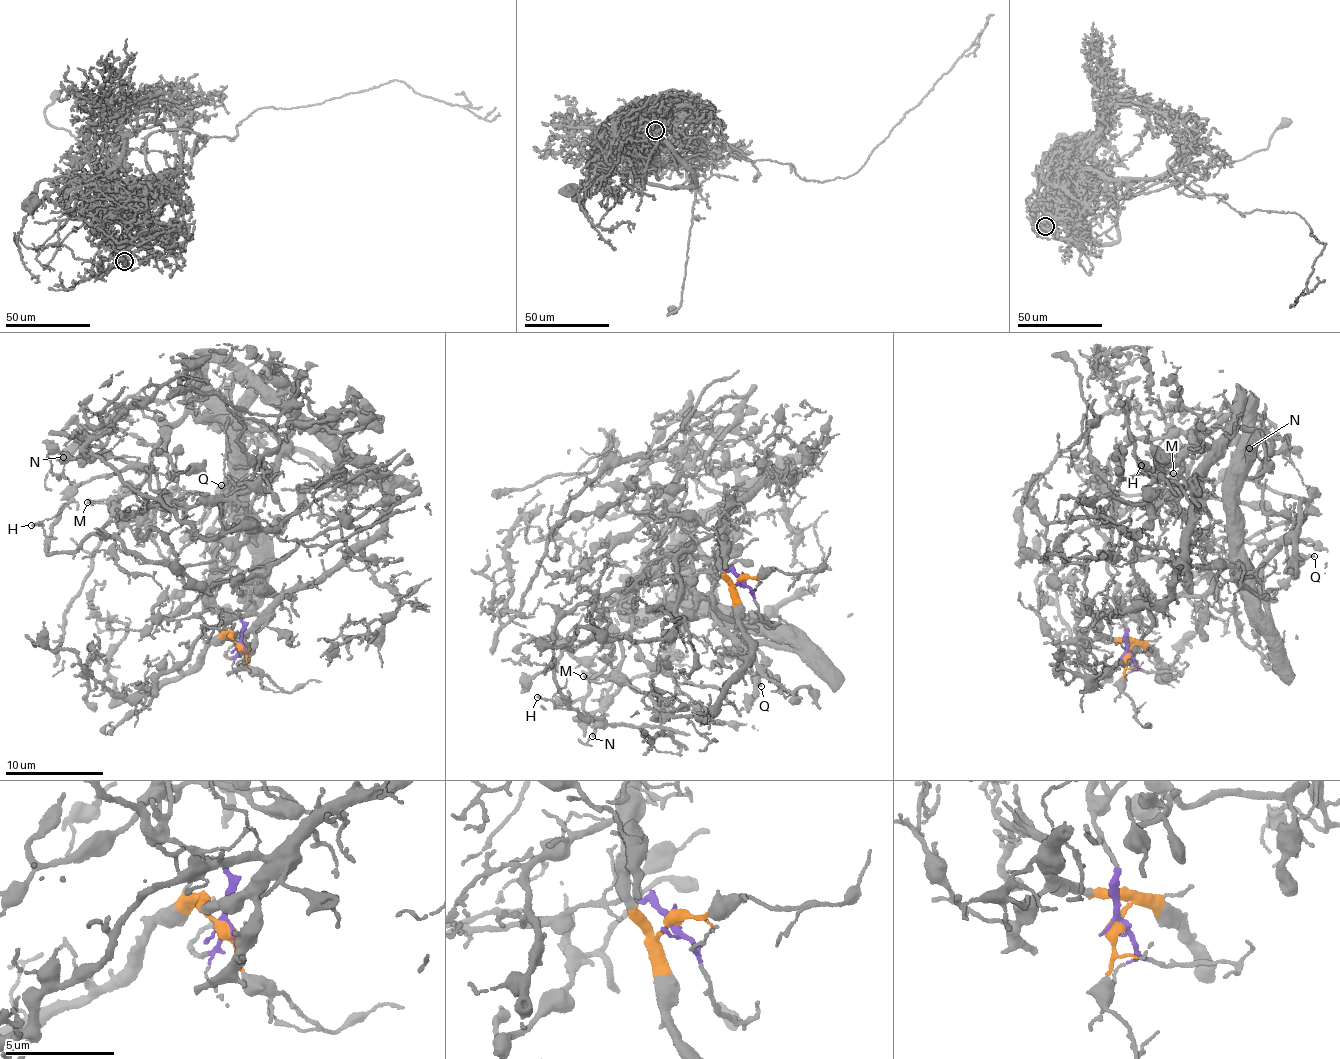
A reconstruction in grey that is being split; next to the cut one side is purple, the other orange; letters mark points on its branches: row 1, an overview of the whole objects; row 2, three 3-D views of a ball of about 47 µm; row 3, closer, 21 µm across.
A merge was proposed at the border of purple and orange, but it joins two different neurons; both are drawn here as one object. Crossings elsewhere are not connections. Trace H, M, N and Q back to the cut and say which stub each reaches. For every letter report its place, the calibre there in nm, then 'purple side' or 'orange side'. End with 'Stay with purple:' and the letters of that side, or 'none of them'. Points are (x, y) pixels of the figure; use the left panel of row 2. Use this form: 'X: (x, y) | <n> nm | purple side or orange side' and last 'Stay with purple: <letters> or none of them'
H: (31, 525) | 140 nm | purple side
M: (87, 502) | 130 nm | orange side
N: (63, 457) | 150 nm | orange side
Q: (221, 485) | 190 nm | orange side
Stay with purple: H

